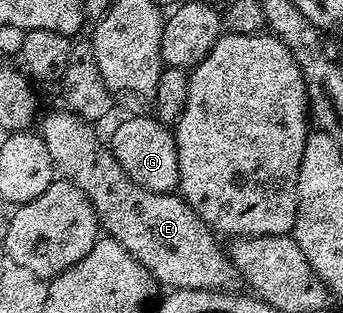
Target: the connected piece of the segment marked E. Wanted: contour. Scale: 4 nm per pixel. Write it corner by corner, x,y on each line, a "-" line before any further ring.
59,110
60,112
48,112
39,117
38,135
46,142
46,150
50,150
52,165
63,179
70,181
86,198
90,198
90,206
94,206
96,221
101,229
111,239
117,240
142,267
151,274
157,285
165,284
165,289
175,290
210,290
211,292
232,292
235,284
241,283
238,270
232,265
227,251
218,241
217,233
213,232
198,214
184,200
183,196
170,192
155,192
138,186
122,170
118,158
114,158
111,147
104,144
96,137
96,132
91,123
75,116
73,112

